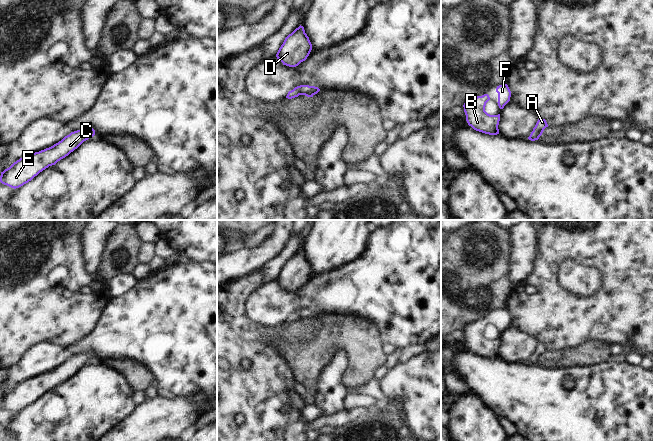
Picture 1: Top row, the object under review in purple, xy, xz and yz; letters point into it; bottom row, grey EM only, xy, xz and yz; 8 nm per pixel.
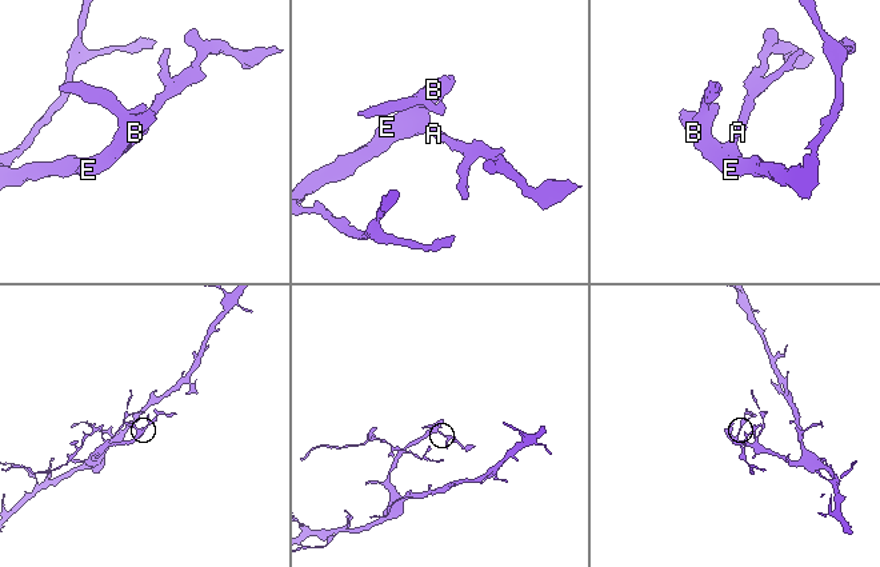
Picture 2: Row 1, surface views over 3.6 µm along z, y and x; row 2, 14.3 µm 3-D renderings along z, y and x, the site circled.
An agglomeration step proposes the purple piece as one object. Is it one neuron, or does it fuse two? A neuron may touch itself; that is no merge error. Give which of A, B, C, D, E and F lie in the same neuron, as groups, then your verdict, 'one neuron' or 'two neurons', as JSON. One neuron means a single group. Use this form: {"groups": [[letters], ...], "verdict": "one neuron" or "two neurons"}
{"groups": [["A", "B", "C", "D", "E", "F"]], "verdict": "one neuron"}

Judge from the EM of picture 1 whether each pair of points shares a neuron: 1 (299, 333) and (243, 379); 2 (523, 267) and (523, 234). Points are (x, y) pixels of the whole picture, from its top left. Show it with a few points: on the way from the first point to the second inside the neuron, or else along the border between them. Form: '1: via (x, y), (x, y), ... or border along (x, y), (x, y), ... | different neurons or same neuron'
1: border along (284, 326), (277, 349), (290, 369) | different neurons
2: via (523, 259), (523, 242) | same neuron

